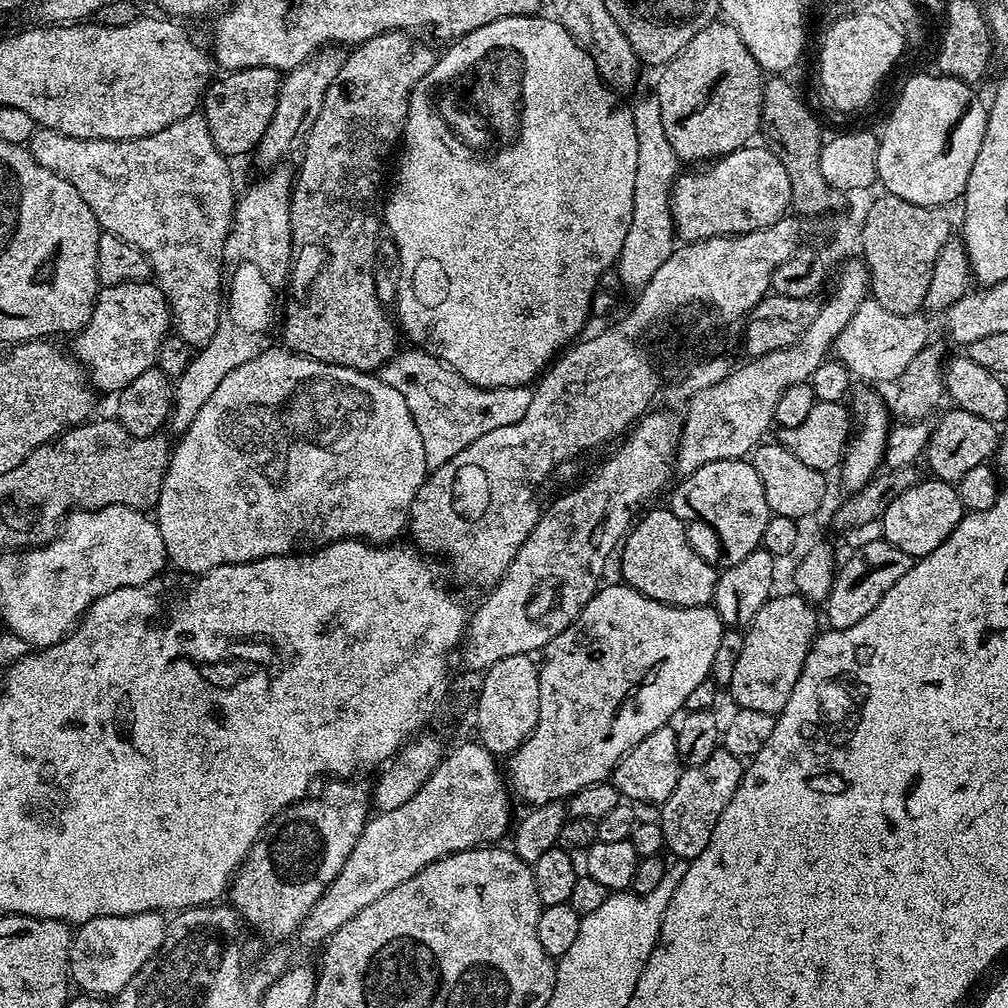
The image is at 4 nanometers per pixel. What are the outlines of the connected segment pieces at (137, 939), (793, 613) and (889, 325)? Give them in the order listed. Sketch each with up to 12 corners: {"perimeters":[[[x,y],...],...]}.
{"perimeters":[[[161,913],[79,925],[70,980],[81,993],[120,992],[164,941]],[[799,594],[772,596],[727,685],[739,708],[783,713],[819,631]],[[863,300],[836,338],[853,377],[895,382],[933,339],[920,312]]]}

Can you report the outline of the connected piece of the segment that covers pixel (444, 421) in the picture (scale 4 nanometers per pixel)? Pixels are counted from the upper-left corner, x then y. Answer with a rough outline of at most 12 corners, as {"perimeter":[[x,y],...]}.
{"perimeter":[[424,349],[380,367],[429,469],[514,426],[527,384],[480,388]]}

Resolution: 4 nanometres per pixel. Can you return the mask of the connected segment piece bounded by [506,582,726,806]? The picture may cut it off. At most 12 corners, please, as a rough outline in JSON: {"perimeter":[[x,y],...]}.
{"perimeter":[[605,583],[542,649],[528,806],[605,783],[726,630]]}

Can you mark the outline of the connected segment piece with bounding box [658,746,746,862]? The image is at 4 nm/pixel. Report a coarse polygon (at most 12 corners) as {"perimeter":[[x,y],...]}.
{"perimeter":[[720,746],[659,805],[664,848],[698,858],[744,777]]}

